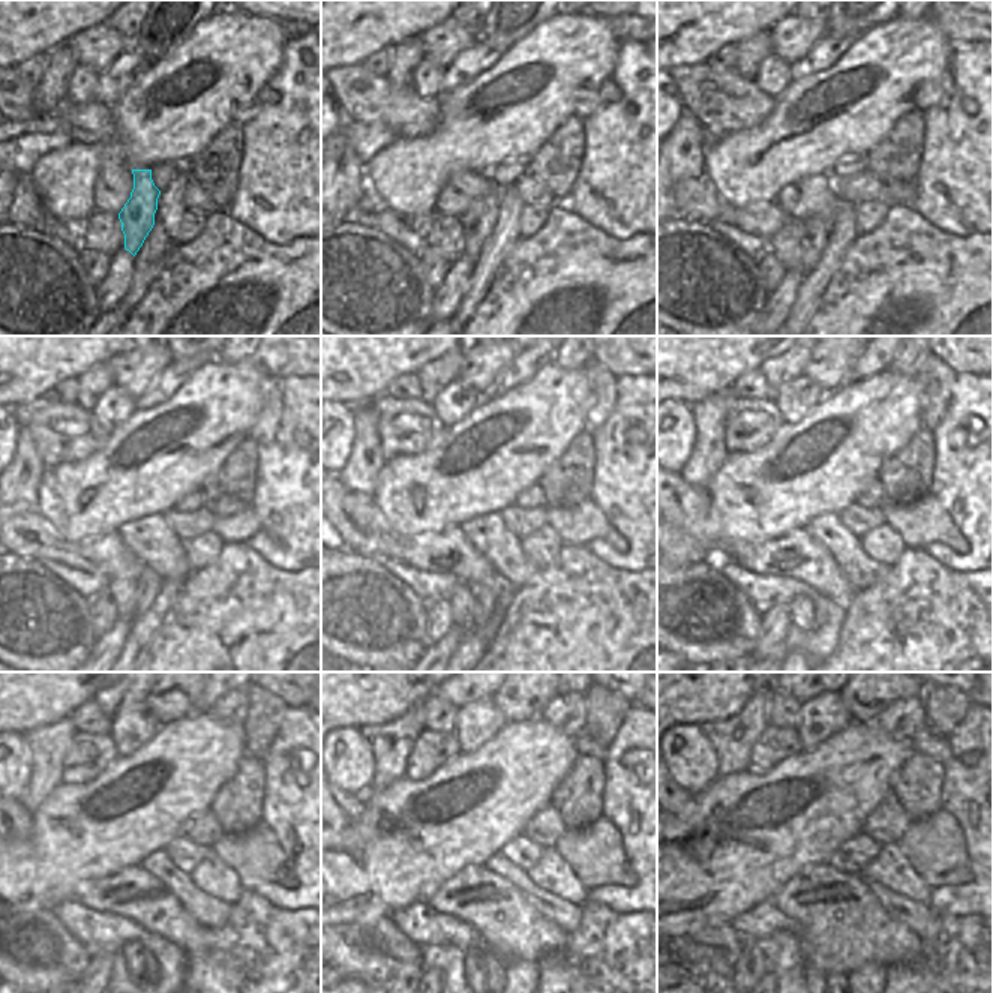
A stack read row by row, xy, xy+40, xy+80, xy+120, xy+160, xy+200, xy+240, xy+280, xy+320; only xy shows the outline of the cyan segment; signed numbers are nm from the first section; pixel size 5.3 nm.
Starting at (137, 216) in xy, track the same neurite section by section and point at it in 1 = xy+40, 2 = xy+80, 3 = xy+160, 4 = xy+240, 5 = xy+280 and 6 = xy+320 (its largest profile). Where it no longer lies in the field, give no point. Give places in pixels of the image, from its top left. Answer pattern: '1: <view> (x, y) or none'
1: xy+40 (477, 222)
2: xy+80 (815, 231)
3: xy+160 (483, 596)
4: xy+240 (152, 966)
5: xy+280 (494, 968)
6: xy+320 (834, 977)

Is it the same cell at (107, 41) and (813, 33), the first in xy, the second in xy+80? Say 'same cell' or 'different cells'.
same cell

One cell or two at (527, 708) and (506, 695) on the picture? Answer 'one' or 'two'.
one

